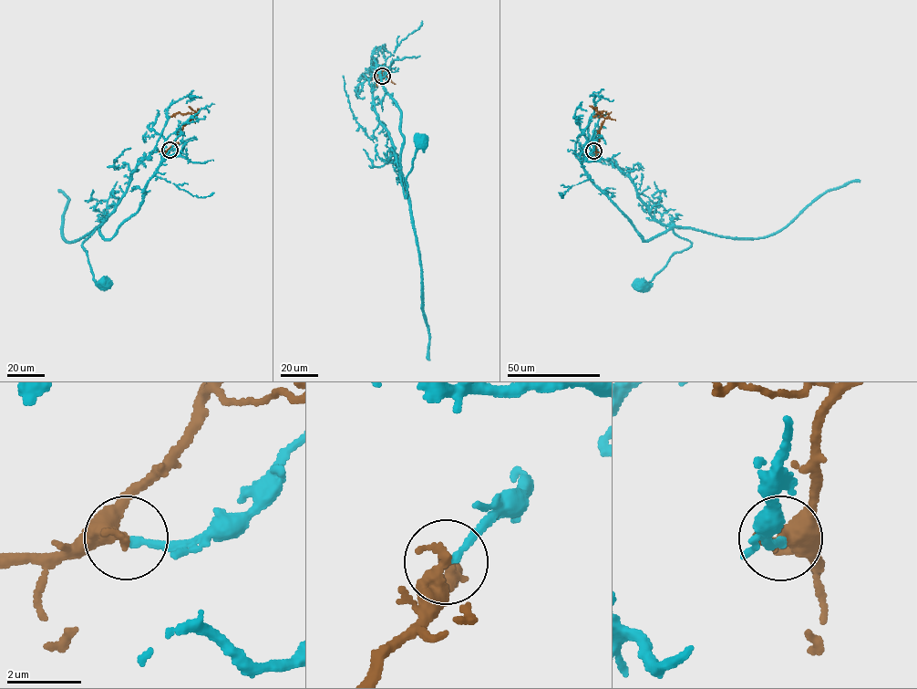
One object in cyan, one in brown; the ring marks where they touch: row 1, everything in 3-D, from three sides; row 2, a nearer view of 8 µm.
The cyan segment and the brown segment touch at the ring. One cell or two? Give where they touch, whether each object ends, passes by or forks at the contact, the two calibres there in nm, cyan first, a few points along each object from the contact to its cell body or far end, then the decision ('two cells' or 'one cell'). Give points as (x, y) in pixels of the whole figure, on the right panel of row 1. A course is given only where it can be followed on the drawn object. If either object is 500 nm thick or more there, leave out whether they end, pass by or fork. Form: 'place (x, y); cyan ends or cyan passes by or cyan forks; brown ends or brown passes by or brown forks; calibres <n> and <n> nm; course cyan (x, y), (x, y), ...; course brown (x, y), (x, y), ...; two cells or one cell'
place (593, 151); cyan ends; brown ends; calibres 190 and 480 nm; course cyan (593, 151), (595, 140), (589, 156), (581, 161), (582, 167), (643, 240), (673, 226), (691, 243), (639, 287); course brown (593, 151), (602, 122), (608, 115), (601, 111), (593, 118); one cell

